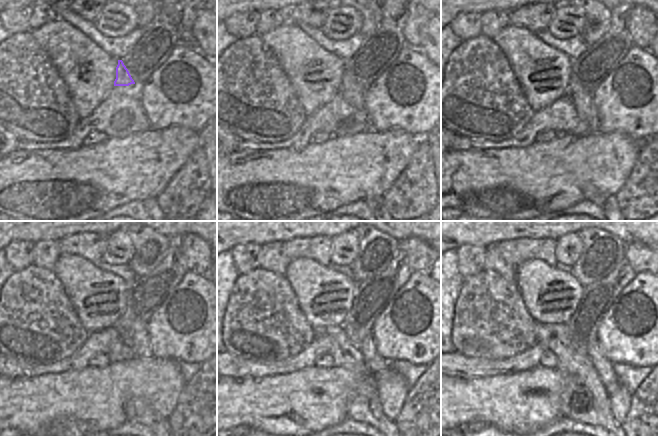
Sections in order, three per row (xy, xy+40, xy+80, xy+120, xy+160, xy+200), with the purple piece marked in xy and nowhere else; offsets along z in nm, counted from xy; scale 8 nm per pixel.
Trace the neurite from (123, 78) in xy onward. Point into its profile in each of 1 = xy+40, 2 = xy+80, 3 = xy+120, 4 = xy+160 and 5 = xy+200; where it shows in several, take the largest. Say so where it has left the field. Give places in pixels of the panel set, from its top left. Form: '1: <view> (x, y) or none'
1: xy+40 (349, 88)
2: xy+80 (585, 107)
3: xy+120 (140, 341)
4: xy+160 (374, 362)
5: xy+200 (603, 366)

